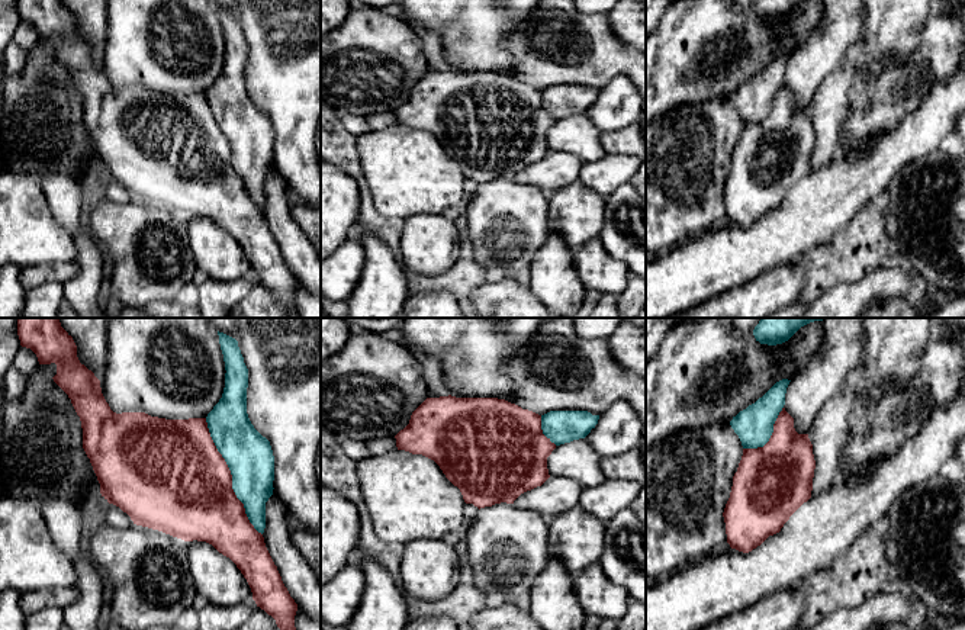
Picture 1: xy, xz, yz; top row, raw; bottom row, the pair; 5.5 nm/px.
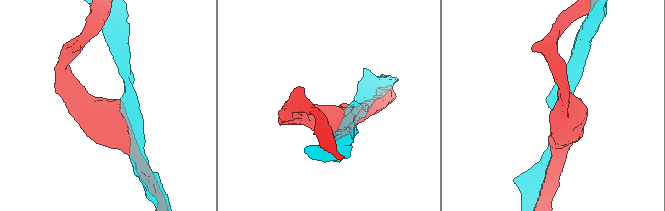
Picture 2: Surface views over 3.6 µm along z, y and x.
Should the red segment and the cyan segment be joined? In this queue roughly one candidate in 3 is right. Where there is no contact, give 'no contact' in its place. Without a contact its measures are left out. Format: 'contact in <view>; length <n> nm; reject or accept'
contact in xy; length 700 nm; reject

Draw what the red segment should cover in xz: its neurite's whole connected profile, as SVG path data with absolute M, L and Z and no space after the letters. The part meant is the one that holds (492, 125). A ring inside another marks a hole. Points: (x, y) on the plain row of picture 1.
M427 73L396 110L398 125L434 135L460 164L466 179L485 183L514 176L549 152L547 132L556 119L543 109L541 90L498 73Z

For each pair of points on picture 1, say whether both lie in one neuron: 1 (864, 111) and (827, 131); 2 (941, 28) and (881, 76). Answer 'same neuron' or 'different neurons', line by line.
1: different neurons
2: same neuron

